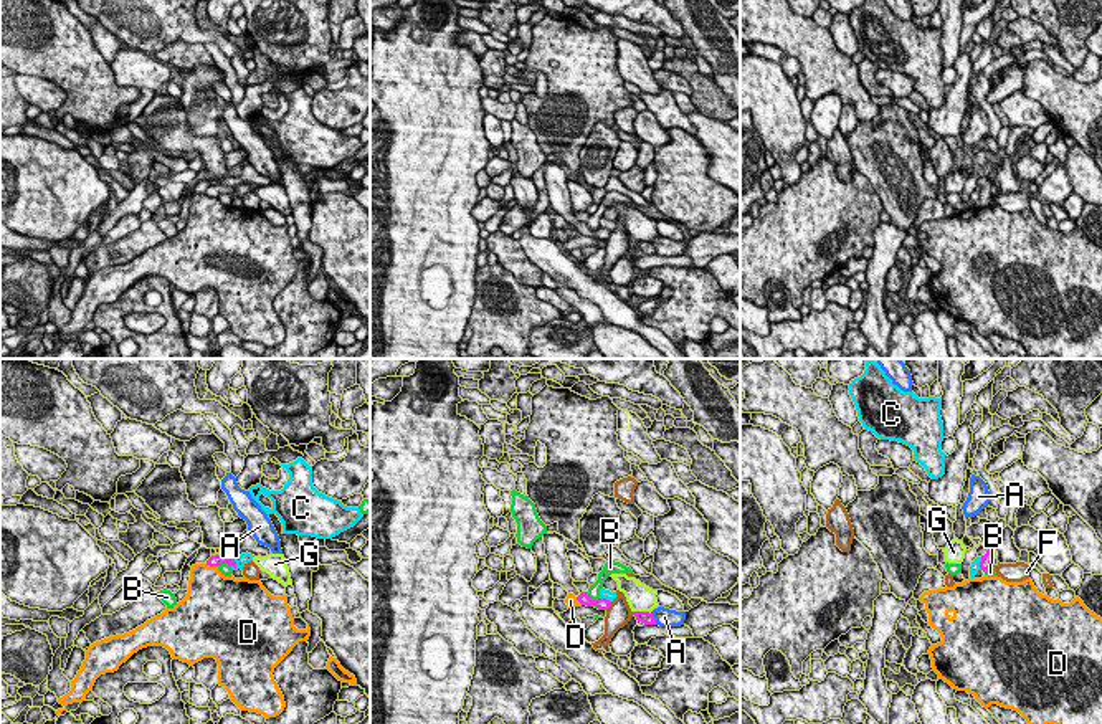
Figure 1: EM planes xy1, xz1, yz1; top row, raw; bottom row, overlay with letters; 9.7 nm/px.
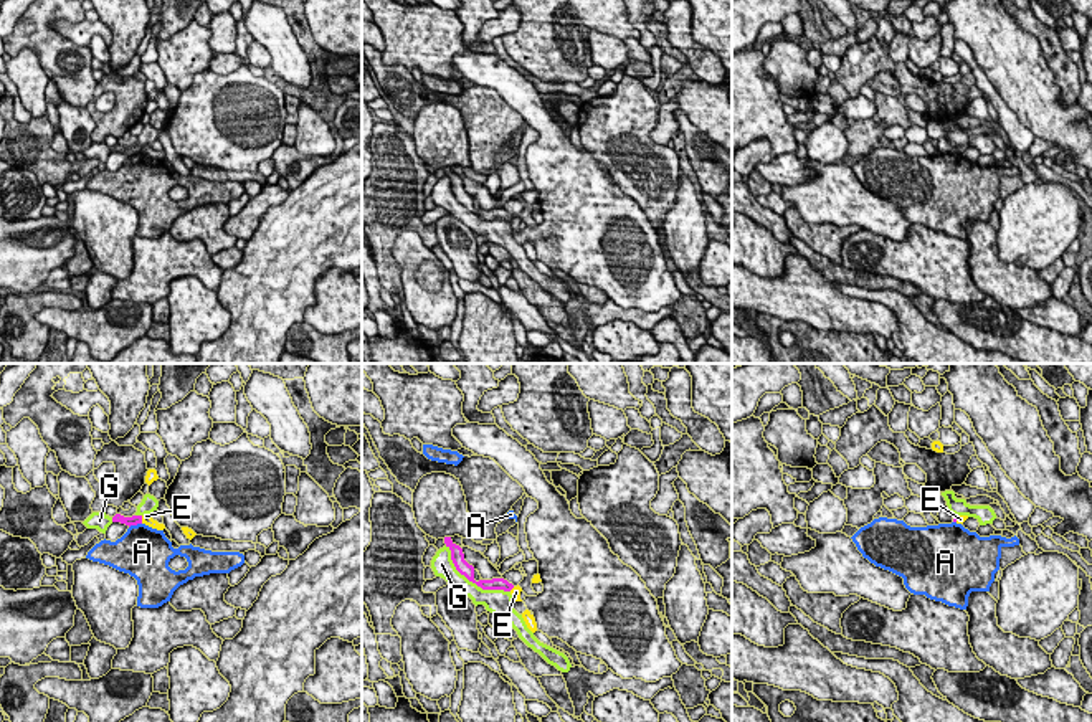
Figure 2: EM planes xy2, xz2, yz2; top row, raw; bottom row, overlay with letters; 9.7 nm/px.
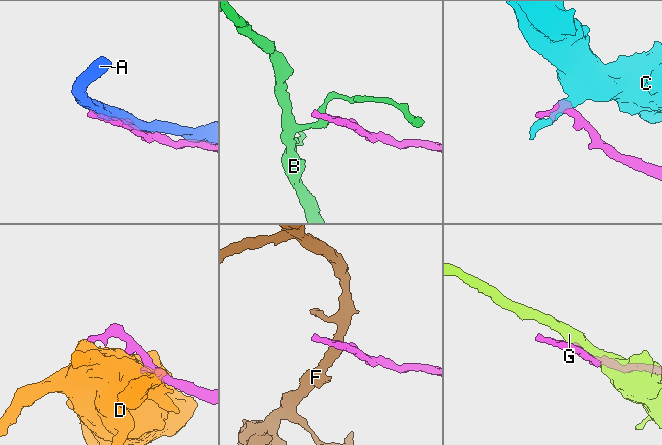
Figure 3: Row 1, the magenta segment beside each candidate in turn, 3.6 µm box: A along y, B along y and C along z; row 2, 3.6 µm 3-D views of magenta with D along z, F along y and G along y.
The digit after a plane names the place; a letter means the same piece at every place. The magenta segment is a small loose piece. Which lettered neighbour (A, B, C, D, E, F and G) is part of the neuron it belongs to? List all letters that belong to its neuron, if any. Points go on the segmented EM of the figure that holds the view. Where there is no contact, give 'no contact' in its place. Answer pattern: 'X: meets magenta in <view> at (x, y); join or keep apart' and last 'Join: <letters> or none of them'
A: meets magenta in xy2 at (134, 524); keep apart
B: meets magenta in xz1 at (590, 599); keep apart
C: meets magenta in xy1 at (235, 564); keep apart
D: meets magenta in xy1 at (212, 566); keep apart
E: meets magenta in xy2 at (141, 519); keep apart
F: meets magenta in xz1 at (608, 607); keep apart
G: meets magenta in xz2 at (456, 569); keep apart
Join: none of them

